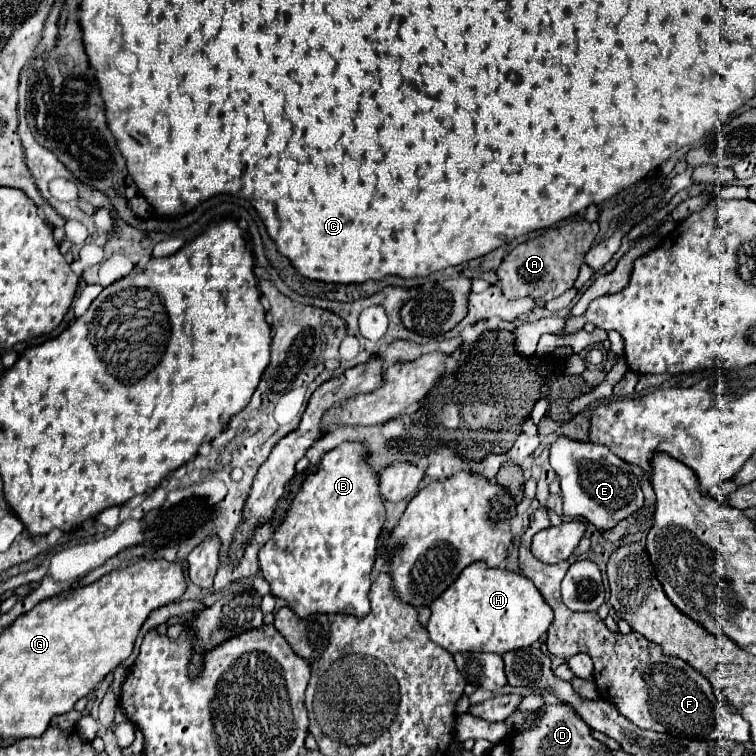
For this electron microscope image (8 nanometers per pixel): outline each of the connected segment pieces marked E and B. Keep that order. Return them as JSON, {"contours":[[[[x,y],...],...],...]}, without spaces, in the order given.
{"contours":[[[[558,437],[550,445],[550,465],[560,477],[564,505],[562,513],[572,519],[586,519],[600,533],[614,529],[614,525],[644,505],[638,477],[632,473],[630,465],[614,455],[606,445],[580,443],[568,437]]],[[[342,443],[338,449],[332,449],[322,457],[316,473],[306,477],[284,523],[258,551],[260,573],[268,581],[270,593],[284,599],[300,619],[314,613],[344,613],[356,619],[366,617],[370,609],[370,571],[376,559],[376,541],[382,525],[384,503],[378,495],[378,475],[366,463],[366,453],[360,443]]]]}

